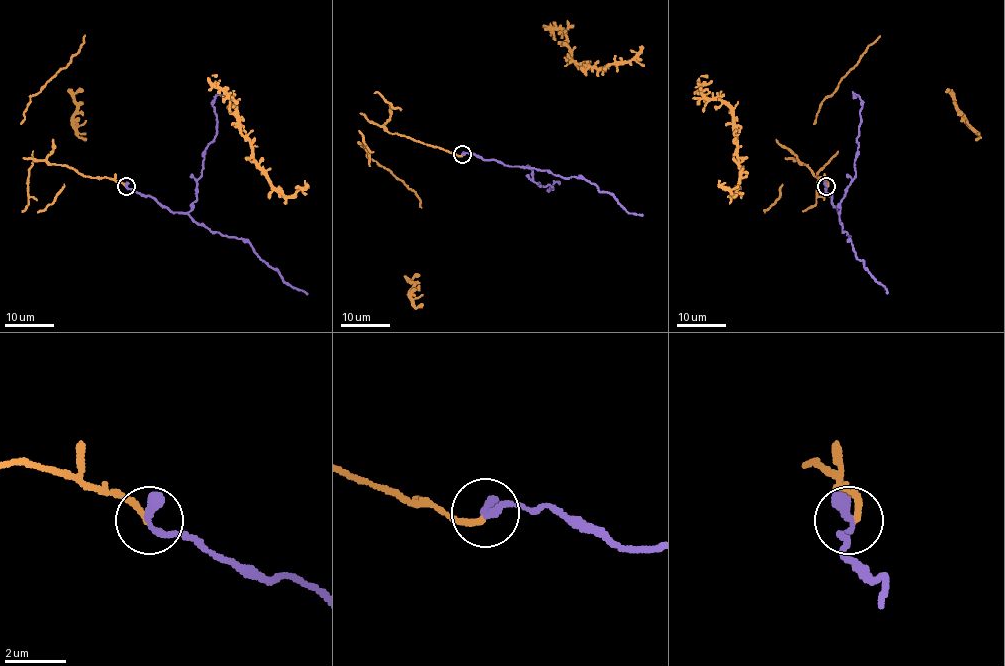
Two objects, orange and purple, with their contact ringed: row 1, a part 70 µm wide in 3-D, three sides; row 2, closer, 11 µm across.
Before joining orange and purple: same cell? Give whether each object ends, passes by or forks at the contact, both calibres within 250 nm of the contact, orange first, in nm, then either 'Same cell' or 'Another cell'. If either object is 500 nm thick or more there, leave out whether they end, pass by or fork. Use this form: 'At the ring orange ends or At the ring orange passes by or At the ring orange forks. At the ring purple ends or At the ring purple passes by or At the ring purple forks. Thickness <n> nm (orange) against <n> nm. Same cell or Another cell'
At the ring orange ends. At the ring purple ends. Thickness 200 nm (orange) against 400 nm. Same cell

